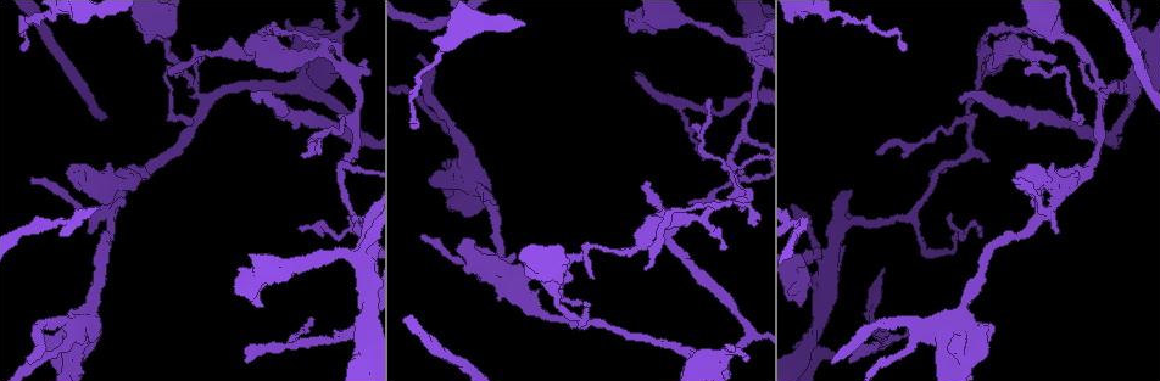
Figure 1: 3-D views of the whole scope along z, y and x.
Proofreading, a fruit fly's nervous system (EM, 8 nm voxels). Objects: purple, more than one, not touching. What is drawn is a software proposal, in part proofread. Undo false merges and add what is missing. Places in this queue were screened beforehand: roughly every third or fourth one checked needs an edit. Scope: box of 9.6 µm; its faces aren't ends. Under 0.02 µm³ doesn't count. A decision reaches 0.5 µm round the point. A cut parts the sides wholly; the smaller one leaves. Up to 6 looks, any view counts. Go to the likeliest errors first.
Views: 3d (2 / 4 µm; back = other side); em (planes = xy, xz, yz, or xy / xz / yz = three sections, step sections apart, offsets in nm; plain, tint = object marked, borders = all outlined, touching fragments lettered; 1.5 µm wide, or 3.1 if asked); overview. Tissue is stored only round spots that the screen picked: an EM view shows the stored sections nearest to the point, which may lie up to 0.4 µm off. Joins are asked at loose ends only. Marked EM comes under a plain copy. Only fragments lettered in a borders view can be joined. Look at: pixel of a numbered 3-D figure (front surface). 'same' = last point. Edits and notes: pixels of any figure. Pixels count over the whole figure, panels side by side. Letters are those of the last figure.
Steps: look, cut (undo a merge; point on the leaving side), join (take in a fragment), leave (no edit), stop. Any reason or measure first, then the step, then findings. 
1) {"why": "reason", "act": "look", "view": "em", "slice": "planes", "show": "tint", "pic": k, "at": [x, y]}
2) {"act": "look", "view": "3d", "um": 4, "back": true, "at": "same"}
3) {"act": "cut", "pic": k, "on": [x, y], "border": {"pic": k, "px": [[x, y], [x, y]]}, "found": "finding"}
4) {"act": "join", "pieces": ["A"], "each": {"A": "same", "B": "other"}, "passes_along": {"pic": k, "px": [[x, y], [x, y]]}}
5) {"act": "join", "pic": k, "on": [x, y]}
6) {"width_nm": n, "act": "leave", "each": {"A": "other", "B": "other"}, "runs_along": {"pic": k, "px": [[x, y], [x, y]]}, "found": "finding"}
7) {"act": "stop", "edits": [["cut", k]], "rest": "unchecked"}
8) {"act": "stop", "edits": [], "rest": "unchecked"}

{"why": "thin end", "act": "look", "view": "em", "slice": "xy", "step": 8, "show": "borders", "pic": 1, "at": [643, 268]}

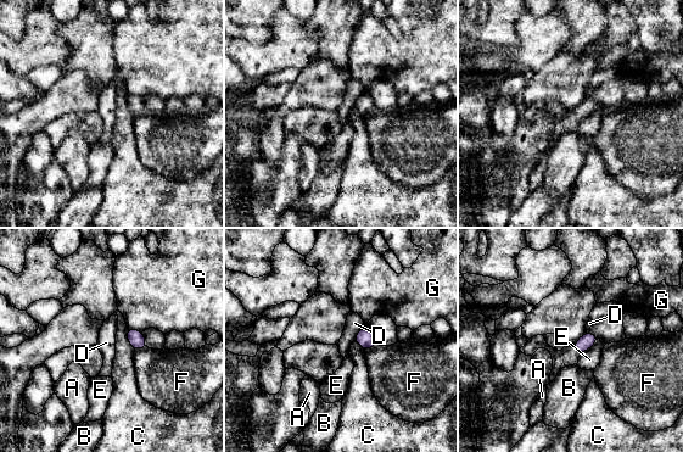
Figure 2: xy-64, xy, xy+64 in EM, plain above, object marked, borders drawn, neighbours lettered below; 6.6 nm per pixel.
{"act": "leave", "each": {"A": "other", "B": "other", "C": "other", "D": "other", "E": "other", "F": "other", "G": "other"}, "border": {"pic": 2, "px": [[364, 325], [353, 340]]}, "found": "no lettered fragment goes on from it"}

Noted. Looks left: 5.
{"why": "thin end", "act": "look", "view": "3d", "um": 2, "pic": 1, "at": [32, 181]}

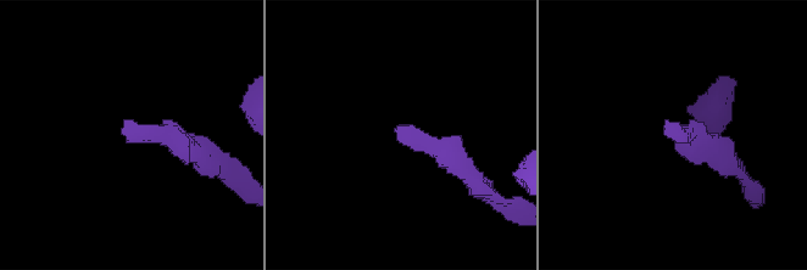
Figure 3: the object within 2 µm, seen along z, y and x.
{"why": "now the EM", "act": "look", "view": "em", "slice": "planes", "show": "borders", "pic": 3, "at": [665, 123]}

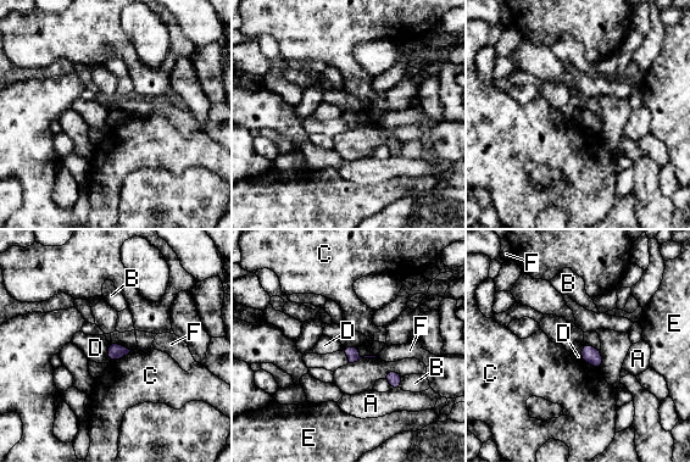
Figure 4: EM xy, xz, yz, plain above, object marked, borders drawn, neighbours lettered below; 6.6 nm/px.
{"act": "leave", "each": {"A": "other", "B": "other", "C": "other", "D": "other", "E": "other", "F": "other"}, "border": {"pic": 4, "px": [[107, 343], [107, 358], [110, 361]]}, "found": "none of them fits"}

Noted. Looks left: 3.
{"why": "calibre changes", "act": "look", "view": "em", "slice": "xz", "step": 8, "show": "borders", "pic": 1, "at": [311, 52]}

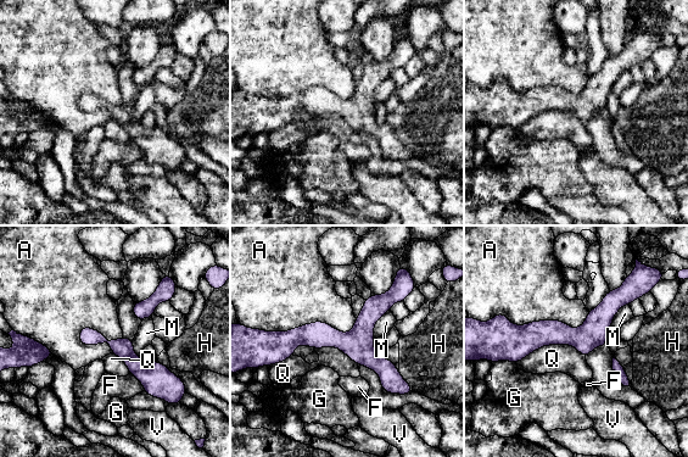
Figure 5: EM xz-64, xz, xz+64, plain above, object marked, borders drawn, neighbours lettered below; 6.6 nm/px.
{"width_nm": 130, "act": "leave", "each": {"A": "other", "F": "other", "G": "other", "H": "other", "M": "other", "Q": "other", "V": "other"}, "runs_along": {"pic": 5, "px": [[274, 336], [354, 344], [406, 385]]}, "found": "one neuron here"}

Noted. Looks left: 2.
{"act": "stop", "edits": [], "rest": "unchecked"}

